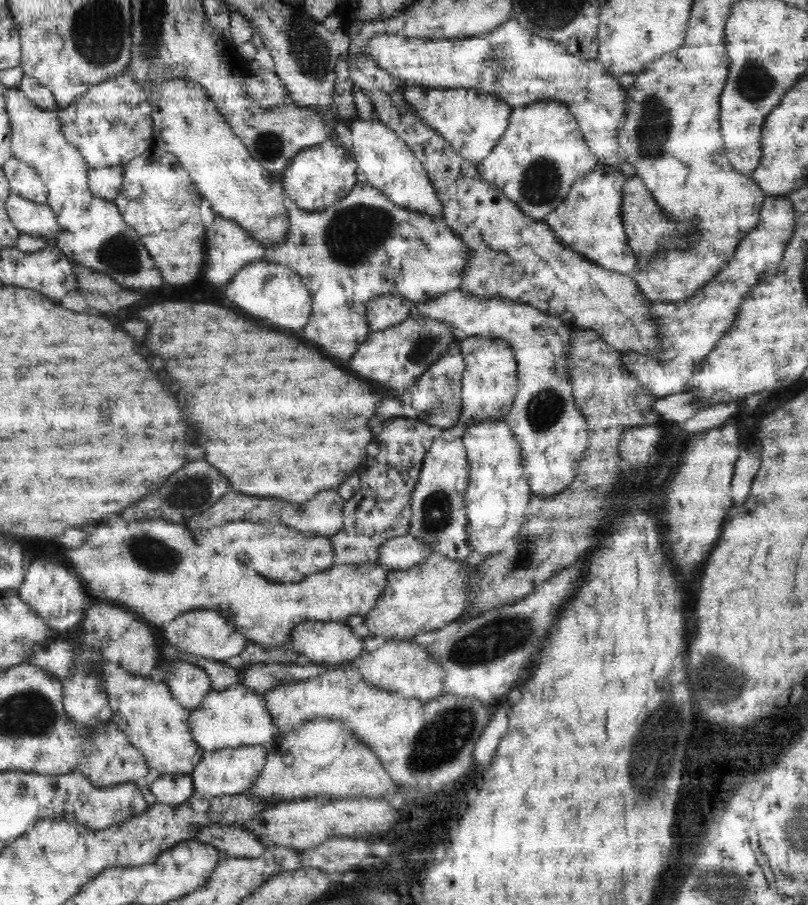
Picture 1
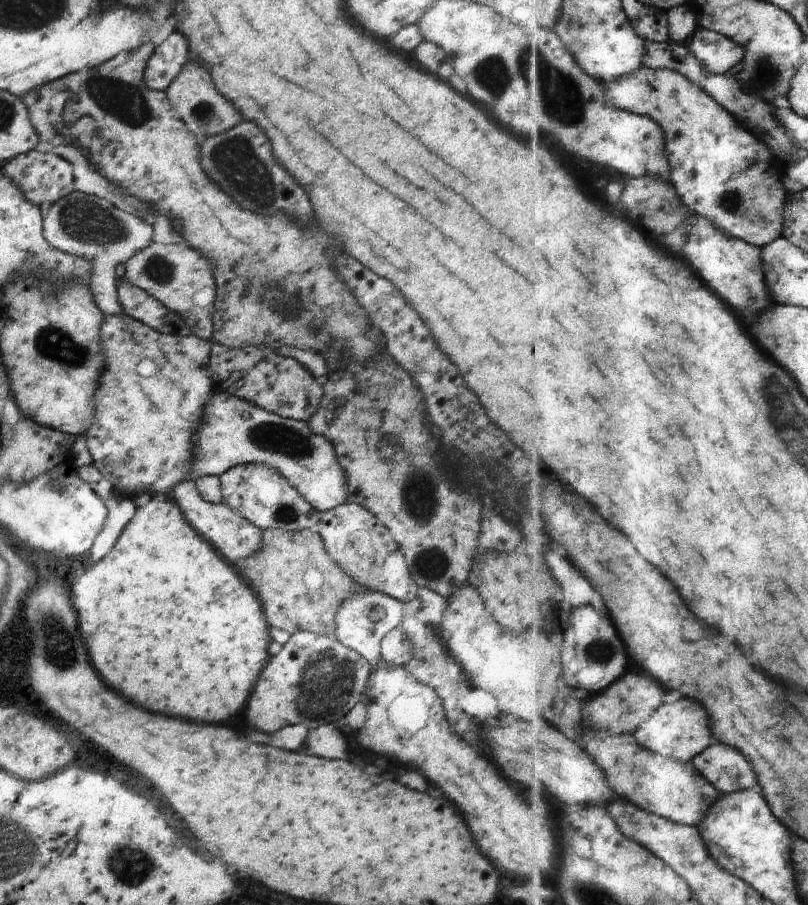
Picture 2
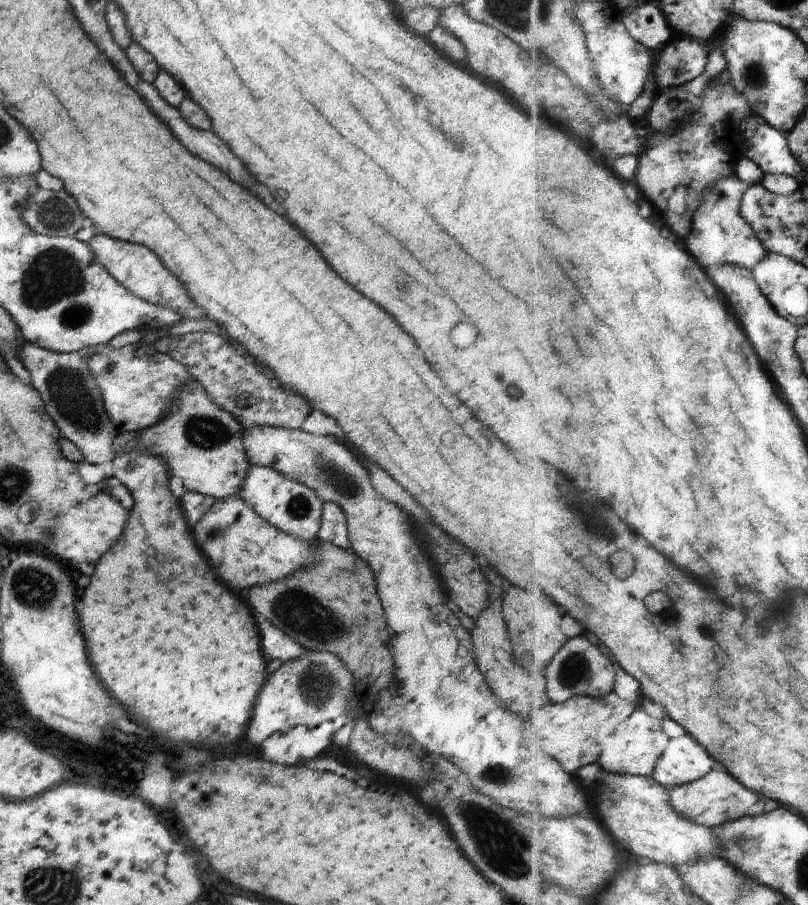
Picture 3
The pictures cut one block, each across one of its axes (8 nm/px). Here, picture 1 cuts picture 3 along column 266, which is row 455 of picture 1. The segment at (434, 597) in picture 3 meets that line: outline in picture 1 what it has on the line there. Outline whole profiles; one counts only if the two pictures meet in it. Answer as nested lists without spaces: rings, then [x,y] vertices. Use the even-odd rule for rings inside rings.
[[[442,429],[442,432],[439,435],[433,437],[432,444],[429,448],[429,451],[427,452],[427,455],[425,456],[421,468],[421,473],[419,479],[417,480],[416,488],[414,489],[412,495],[412,503],[411,503],[412,522],[411,522],[411,527],[409,528],[409,533],[412,534],[412,536],[415,536],[416,538],[421,538],[425,542],[425,544],[429,546],[430,550],[434,550],[436,552],[439,552],[440,554],[443,554],[444,556],[448,556],[448,558],[452,560],[466,560],[471,553],[474,554],[468,542],[468,529],[467,529],[468,515],[467,515],[466,498],[465,498],[465,492],[468,483],[469,483],[469,462],[468,462],[467,450],[465,444],[462,442],[461,438],[457,438],[456,436],[454,436],[454,434],[450,432],[450,429]]]

